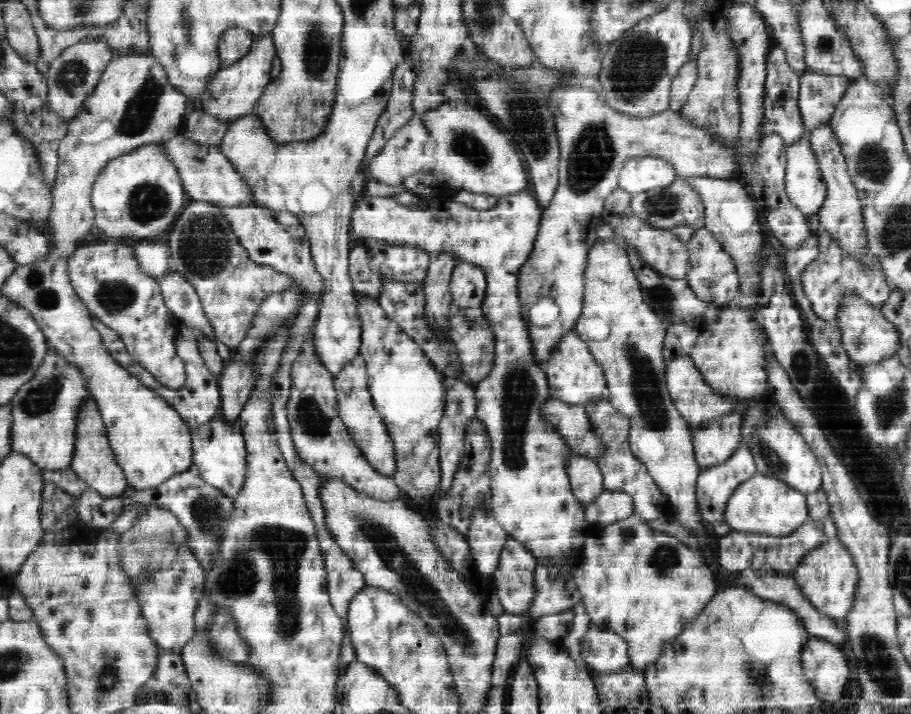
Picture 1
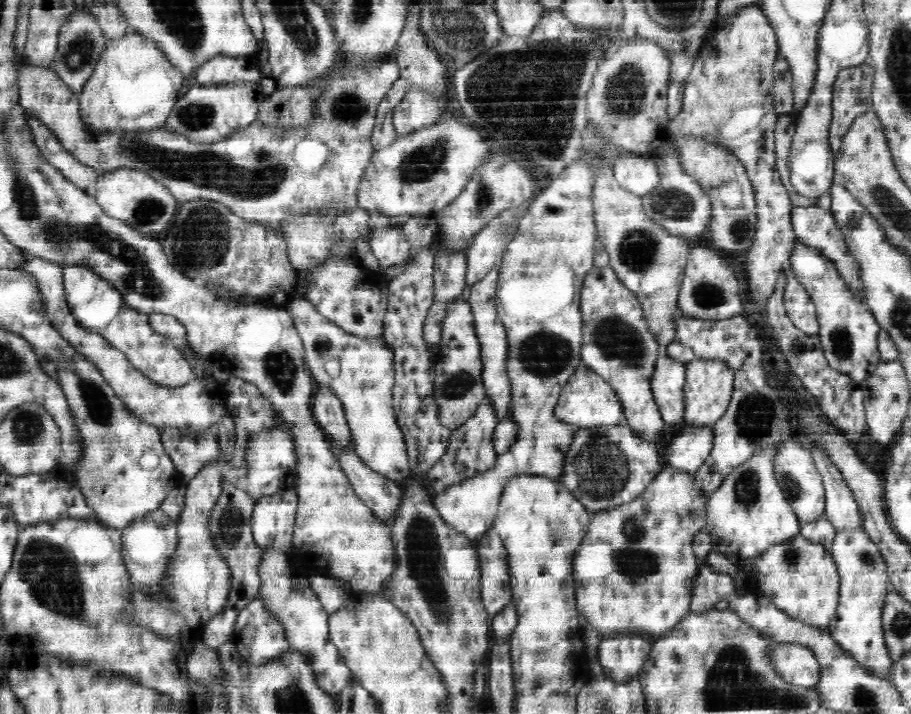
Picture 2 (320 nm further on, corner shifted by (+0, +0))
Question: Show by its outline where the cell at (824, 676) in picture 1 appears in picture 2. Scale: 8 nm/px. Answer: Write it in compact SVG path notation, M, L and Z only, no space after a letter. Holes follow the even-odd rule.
M776 643L772 646L772 667L784 682L811 688L820 680L820 664L816 655L798 643Z

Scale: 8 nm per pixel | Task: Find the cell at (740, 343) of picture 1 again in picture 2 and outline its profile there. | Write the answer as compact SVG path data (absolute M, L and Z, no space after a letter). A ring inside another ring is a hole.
M694 358L685 363L687 366L684 385L683 425L704 426L713 425L722 418L733 393L734 371L723 359Z

